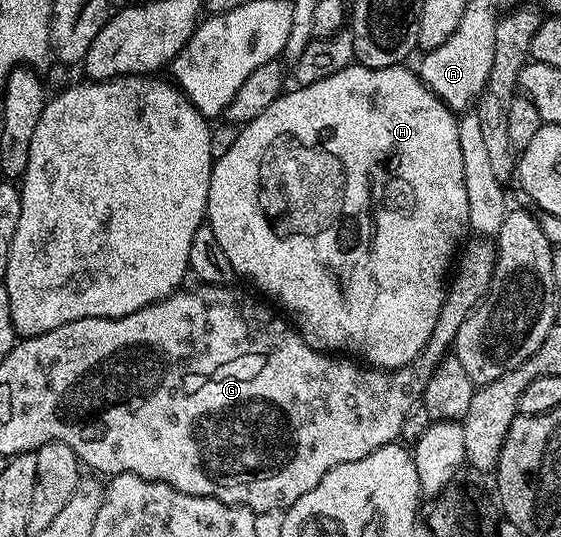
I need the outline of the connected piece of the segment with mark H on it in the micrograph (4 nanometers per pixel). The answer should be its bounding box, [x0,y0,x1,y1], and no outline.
[206,64,471,370]

